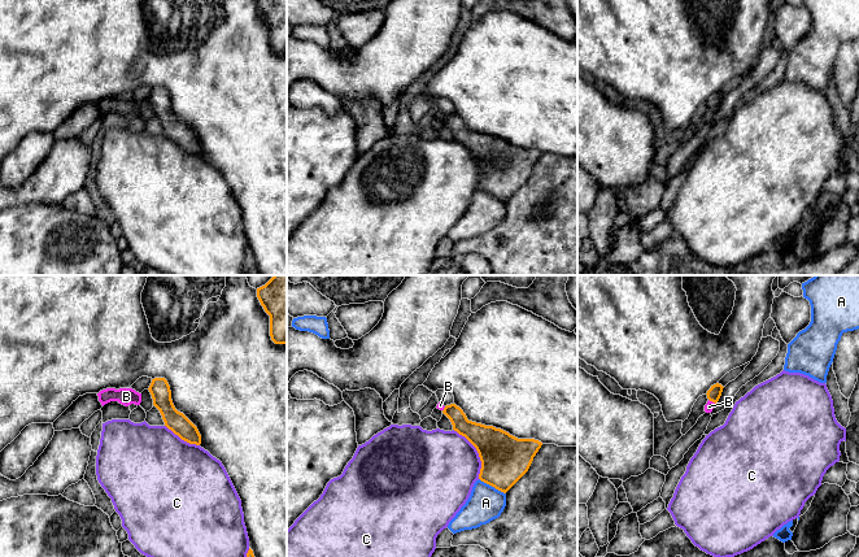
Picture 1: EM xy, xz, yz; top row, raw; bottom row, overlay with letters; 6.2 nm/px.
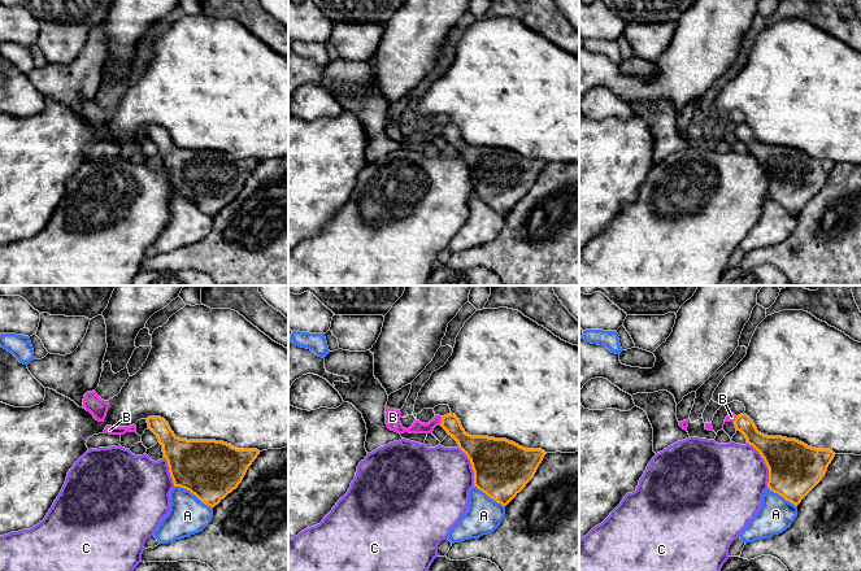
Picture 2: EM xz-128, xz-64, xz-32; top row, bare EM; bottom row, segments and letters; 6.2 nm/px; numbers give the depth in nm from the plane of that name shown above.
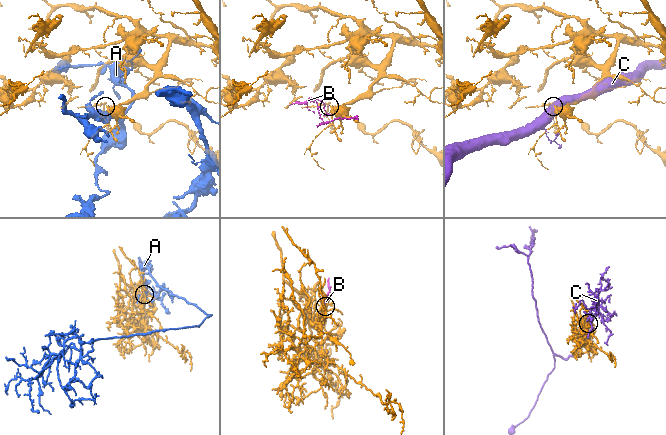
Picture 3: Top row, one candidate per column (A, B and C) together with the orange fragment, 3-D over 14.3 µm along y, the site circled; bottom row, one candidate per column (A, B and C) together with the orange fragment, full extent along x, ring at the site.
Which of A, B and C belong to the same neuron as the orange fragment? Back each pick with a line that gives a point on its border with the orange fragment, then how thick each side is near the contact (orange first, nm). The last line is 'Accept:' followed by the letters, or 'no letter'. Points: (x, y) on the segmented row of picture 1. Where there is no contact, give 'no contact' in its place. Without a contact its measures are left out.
Accept: no letter

